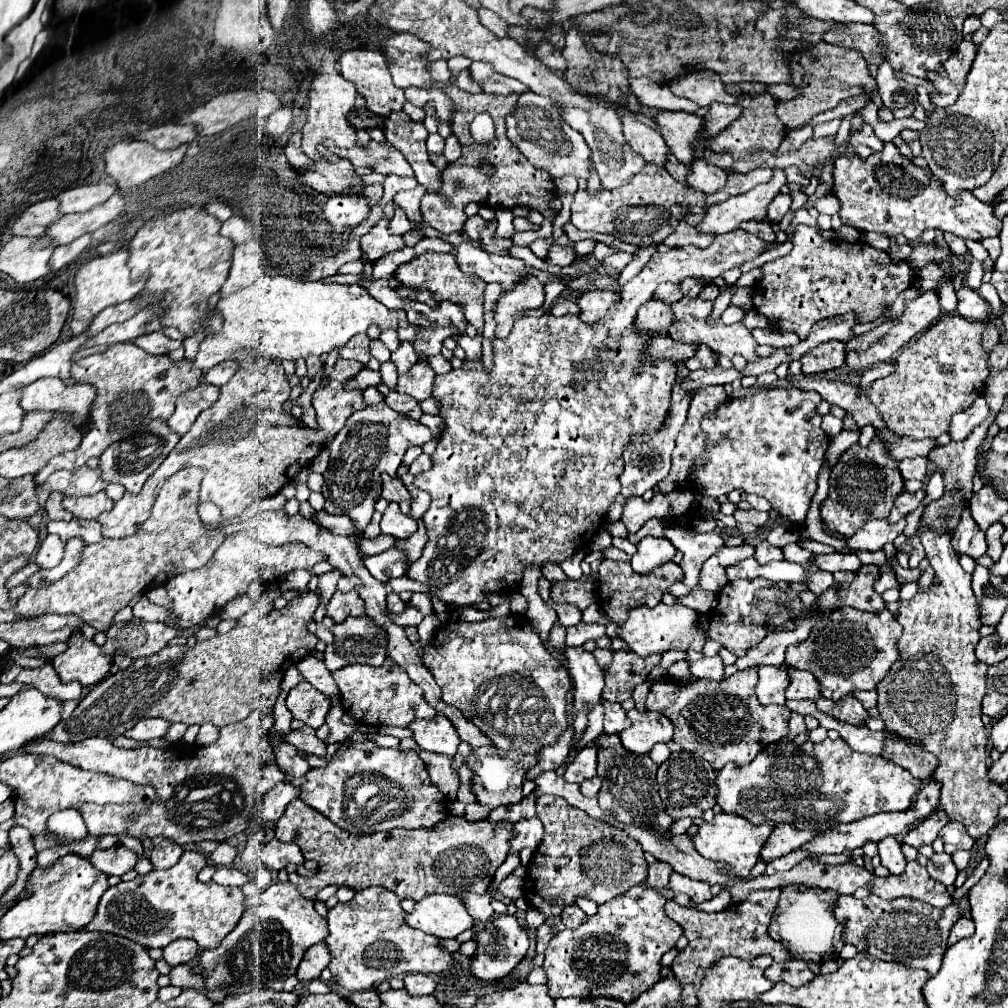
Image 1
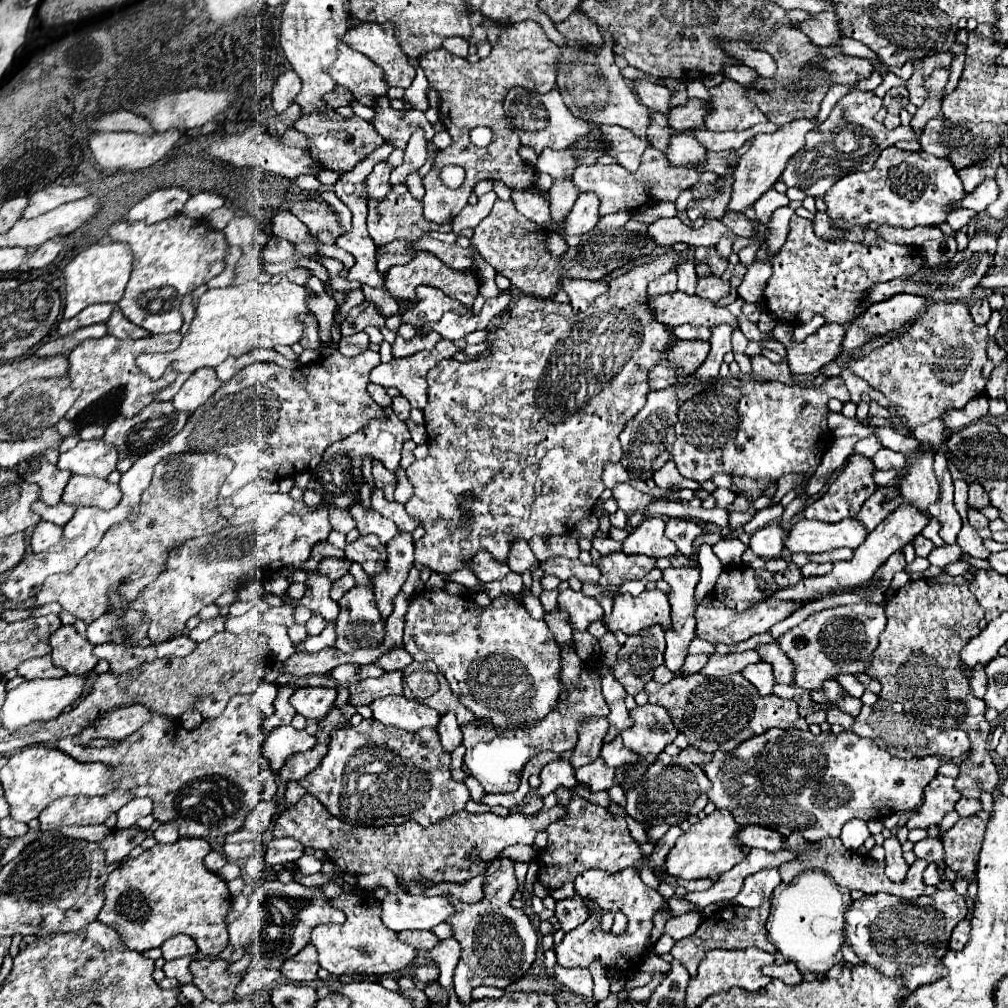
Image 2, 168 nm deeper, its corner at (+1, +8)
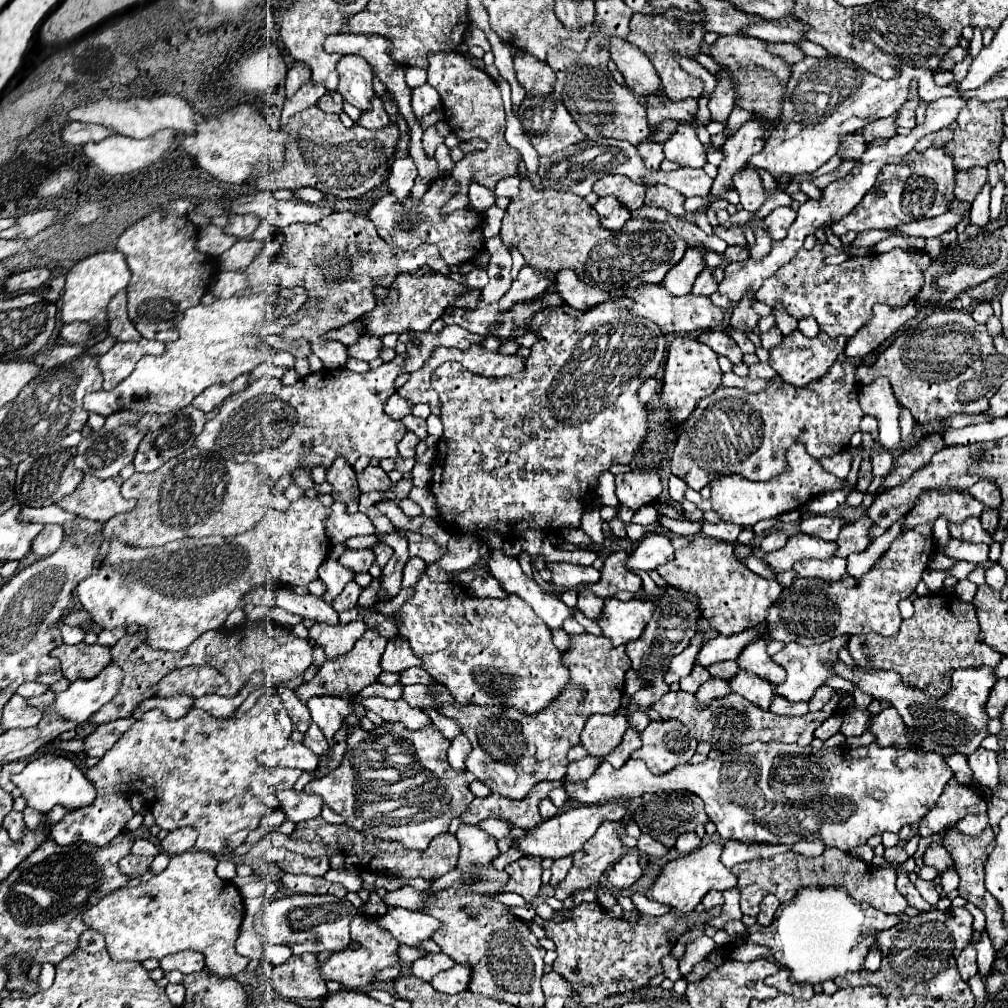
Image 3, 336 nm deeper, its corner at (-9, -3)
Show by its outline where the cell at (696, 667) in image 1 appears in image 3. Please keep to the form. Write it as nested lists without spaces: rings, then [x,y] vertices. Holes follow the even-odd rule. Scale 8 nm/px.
[[[694,665],[694,667],[692,667],[692,673],[690,673],[688,677],[682,677],[682,679],[680,679],[680,689],[682,689],[682,691],[688,691],[688,693],[696,693],[696,689],[698,689],[704,681],[708,681],[708,679],[710,679],[710,673],[708,673],[704,667]]]

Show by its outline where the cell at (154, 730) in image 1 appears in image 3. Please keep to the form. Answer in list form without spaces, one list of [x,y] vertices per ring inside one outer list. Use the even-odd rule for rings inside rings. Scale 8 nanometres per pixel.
[[[130,717],[130,719],[116,719],[112,723],[96,727],[94,733],[84,739],[84,753],[88,757],[98,757],[100,759],[102,753],[108,751],[132,725],[134,725],[134,719]]]

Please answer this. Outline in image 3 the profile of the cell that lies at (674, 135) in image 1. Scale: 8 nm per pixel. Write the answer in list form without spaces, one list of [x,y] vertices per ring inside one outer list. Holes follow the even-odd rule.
[[[610,37],[610,57],[616,63],[618,71],[624,75],[626,85],[638,95],[648,97],[662,93],[660,77],[652,67],[650,59],[634,45],[620,37]]]

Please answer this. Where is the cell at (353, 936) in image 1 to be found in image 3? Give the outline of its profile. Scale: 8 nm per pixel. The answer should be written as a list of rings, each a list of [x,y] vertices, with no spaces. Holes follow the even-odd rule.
[[[356,915],[352,919],[352,941],[360,943],[360,949],[344,949],[334,953],[322,967],[320,967],[320,975],[326,981],[338,981],[342,983],[342,987],[346,989],[358,989],[358,991],[366,991],[372,983],[372,977],[376,975],[376,971],[390,967],[390,965],[398,965],[398,955],[396,955],[396,947],[398,943],[392,941],[392,937],[388,933],[384,933],[378,927],[378,919],[374,919],[372,915]]]

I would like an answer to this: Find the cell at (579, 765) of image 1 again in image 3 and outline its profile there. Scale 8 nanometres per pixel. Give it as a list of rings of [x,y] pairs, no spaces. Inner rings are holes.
[[[622,711],[610,715],[592,715],[586,721],[580,743],[588,751],[588,755],[602,759],[622,741],[626,729],[628,729],[628,719],[624,717]]]

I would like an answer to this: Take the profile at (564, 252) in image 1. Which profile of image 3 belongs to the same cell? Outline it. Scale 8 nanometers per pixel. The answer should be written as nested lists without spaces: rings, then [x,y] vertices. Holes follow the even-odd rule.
[[[600,197],[594,209],[600,215],[602,227],[612,229],[612,231],[620,231],[626,225],[626,221],[632,217],[632,211],[624,209],[624,205],[616,201],[616,197]]]

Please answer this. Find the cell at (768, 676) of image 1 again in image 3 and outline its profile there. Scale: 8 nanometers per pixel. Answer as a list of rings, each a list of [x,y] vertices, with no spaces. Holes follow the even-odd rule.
[[[740,671],[734,679],[730,679],[730,691],[738,693],[740,697],[744,697],[760,709],[768,709],[770,701],[774,699],[772,685],[748,671]]]

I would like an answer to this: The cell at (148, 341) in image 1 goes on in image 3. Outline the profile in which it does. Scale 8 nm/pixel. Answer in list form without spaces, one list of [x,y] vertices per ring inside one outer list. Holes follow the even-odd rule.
[[[126,293],[116,295],[108,303],[108,331],[110,331],[110,335],[116,337],[118,341],[132,341],[132,339],[138,341],[140,333],[136,331],[136,327],[128,319],[126,305],[124,303],[116,303],[116,301],[126,301]]]

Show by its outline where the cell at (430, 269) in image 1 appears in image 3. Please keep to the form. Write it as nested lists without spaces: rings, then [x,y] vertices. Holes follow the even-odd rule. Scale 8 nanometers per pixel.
[[[404,273],[404,275],[398,275],[390,287],[398,289],[398,301],[386,297],[384,300],[378,301],[372,311],[365,313],[360,319],[364,325],[362,335],[384,337],[388,333],[404,333],[410,329],[428,331],[432,321],[436,321],[438,317],[444,315],[444,309],[448,309],[448,307],[474,307],[480,299],[478,289],[472,289],[466,295],[462,295],[462,291],[464,291],[462,283],[448,279],[444,275],[436,275],[436,273],[422,275],[422,277]]]

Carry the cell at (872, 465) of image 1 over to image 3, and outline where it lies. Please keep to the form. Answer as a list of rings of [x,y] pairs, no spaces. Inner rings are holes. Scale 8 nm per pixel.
[[[818,515],[818,517],[804,517],[800,521],[800,531],[806,535],[820,537],[824,541],[836,541],[838,531],[846,525],[844,519],[840,517],[828,517],[828,515]]]

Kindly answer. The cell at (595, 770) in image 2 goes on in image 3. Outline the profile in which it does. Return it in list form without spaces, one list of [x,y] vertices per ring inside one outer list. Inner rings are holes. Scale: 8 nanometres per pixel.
[[[780,741],[770,743],[748,743],[738,751],[718,755],[716,759],[706,759],[698,765],[678,765],[666,775],[654,775],[648,771],[644,761],[628,759],[620,769],[614,769],[606,761],[596,769],[596,773],[580,783],[572,785],[572,799],[584,805],[604,803],[612,799],[632,799],[644,793],[662,793],[662,791],[690,791],[698,795],[708,807],[708,817],[716,825],[716,831],[724,841],[744,841],[744,843],[798,843],[802,839],[814,841],[820,839],[828,847],[840,851],[852,851],[858,845],[864,845],[872,835],[882,835],[886,831],[898,833],[904,825],[912,825],[928,813],[938,801],[944,785],[954,777],[952,769],[946,765],[944,757],[936,753],[926,753],[924,757],[906,751],[898,755],[896,747],[880,747],[876,743],[860,749],[848,747],[822,747],[812,749],[800,745],[786,745]]]

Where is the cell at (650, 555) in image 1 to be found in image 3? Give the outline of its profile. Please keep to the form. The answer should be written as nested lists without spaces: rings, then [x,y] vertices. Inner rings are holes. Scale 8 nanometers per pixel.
[[[646,535],[638,547],[634,549],[634,553],[628,557],[626,565],[630,569],[642,569],[642,571],[652,571],[658,565],[664,565],[668,561],[672,561],[674,557],[674,547],[670,543],[670,539],[666,535]]]

